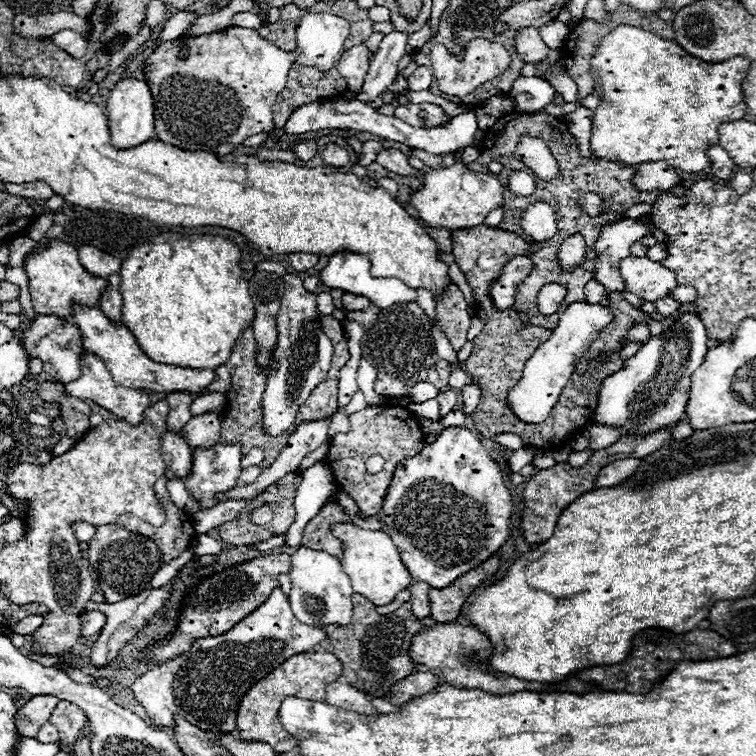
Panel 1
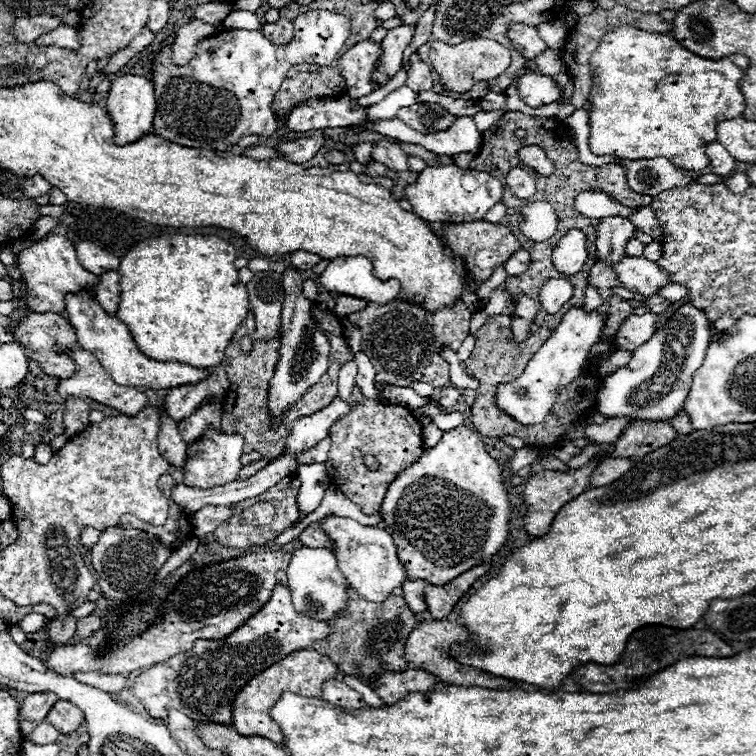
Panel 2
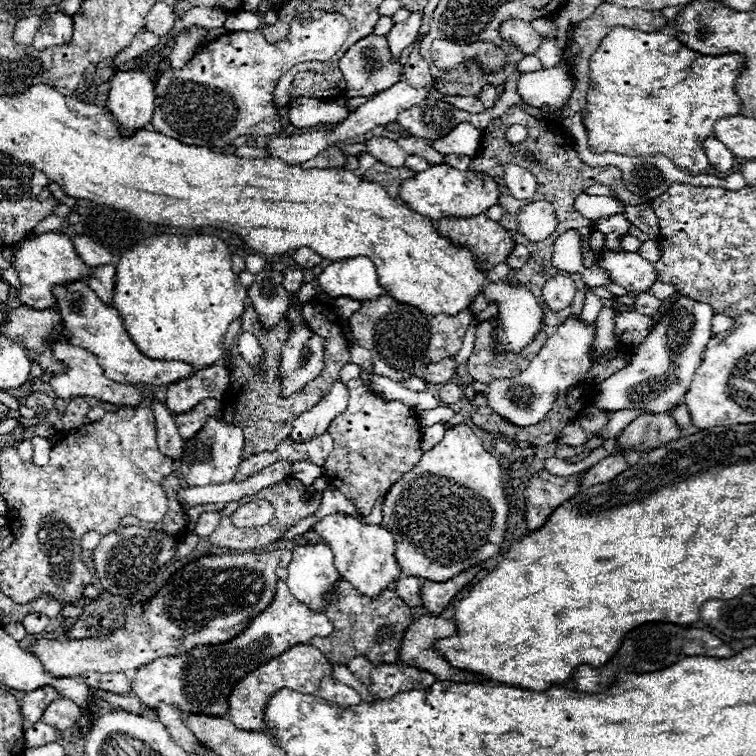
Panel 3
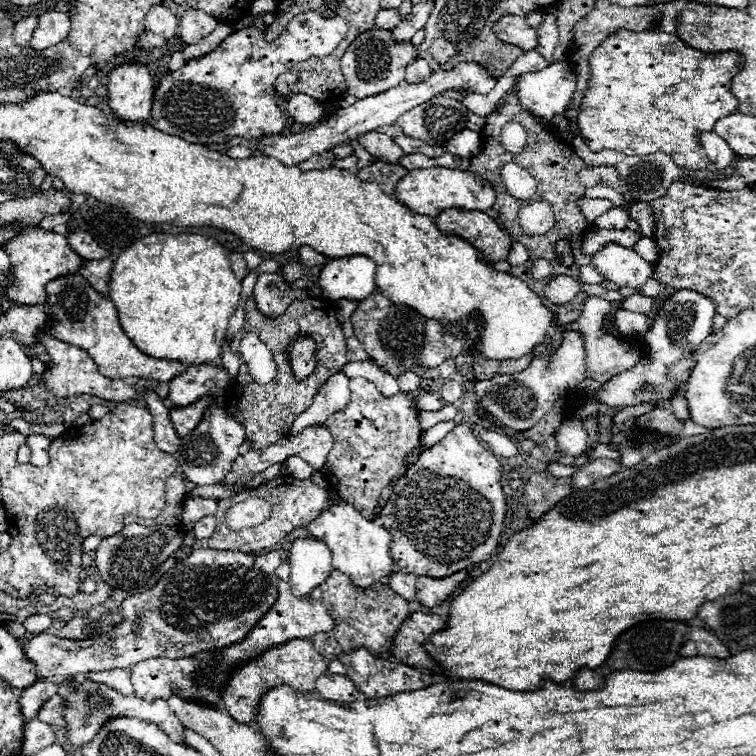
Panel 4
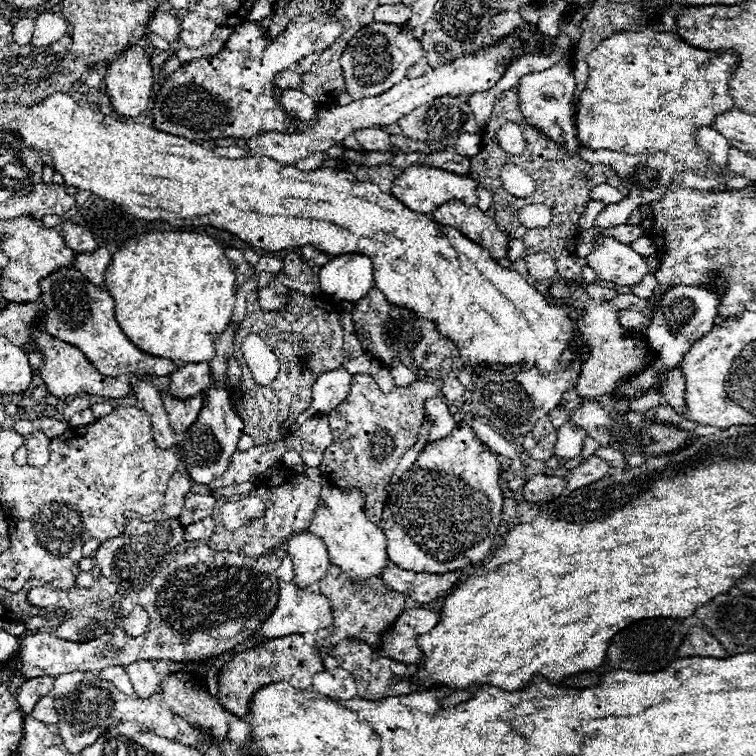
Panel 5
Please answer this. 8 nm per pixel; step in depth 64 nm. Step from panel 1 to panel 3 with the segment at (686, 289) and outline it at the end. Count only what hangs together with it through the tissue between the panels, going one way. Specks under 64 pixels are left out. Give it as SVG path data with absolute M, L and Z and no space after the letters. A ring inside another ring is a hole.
M658 282L658 284L654 284L654 288L650 288L650 290L648 290L648 294L656 296L656 298L660 298L660 300L668 300L670 296L678 294L678 290L676 290L672 284L664 284L664 282Z

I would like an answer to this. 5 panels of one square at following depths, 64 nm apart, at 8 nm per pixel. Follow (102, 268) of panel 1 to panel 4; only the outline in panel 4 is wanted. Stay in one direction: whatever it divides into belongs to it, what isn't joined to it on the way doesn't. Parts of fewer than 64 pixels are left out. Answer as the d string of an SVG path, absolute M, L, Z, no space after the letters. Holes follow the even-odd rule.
M76 230L76 232L68 232L68 244L70 248L82 256L84 260L100 260L100 258L106 258L108 252L104 248L100 248L92 236L88 232L82 232L82 230Z

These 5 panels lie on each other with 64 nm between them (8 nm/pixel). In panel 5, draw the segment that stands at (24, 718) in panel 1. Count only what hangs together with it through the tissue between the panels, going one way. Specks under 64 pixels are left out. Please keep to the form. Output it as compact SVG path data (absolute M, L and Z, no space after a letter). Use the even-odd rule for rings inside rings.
M42 676L42 678L32 678L32 680L26 680L20 688L18 688L18 694L16 694L16 700L22 708L24 714L30 714L34 704L38 702L38 698L50 694L54 688L54 678L50 676Z

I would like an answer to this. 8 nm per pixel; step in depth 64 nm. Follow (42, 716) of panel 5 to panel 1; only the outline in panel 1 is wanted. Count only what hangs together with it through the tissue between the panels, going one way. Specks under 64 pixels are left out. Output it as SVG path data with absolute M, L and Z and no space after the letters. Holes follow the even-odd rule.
M58 702L52 716L50 724L54 724L60 732L60 740L64 744L74 744L80 730L86 726L86 714L72 702Z

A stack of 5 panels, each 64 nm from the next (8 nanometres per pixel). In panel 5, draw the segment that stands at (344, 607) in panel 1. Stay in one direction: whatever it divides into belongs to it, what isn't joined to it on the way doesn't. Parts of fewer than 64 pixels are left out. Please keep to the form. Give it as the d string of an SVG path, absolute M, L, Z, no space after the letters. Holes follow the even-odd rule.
M310 532L294 534L292 538L288 538L286 552L294 564L294 582L298 588L306 588L314 582L320 582L326 574L326 568L330 566L324 542Z

